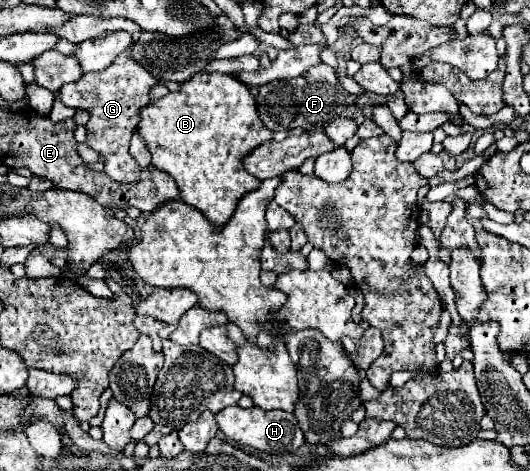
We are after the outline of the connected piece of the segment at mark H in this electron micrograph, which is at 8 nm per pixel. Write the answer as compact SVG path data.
M228 406L216 414L216 422L230 442L244 444L262 452L294 452L304 444L304 432L300 430L294 412L262 410L258 406L252 406L252 408Z

